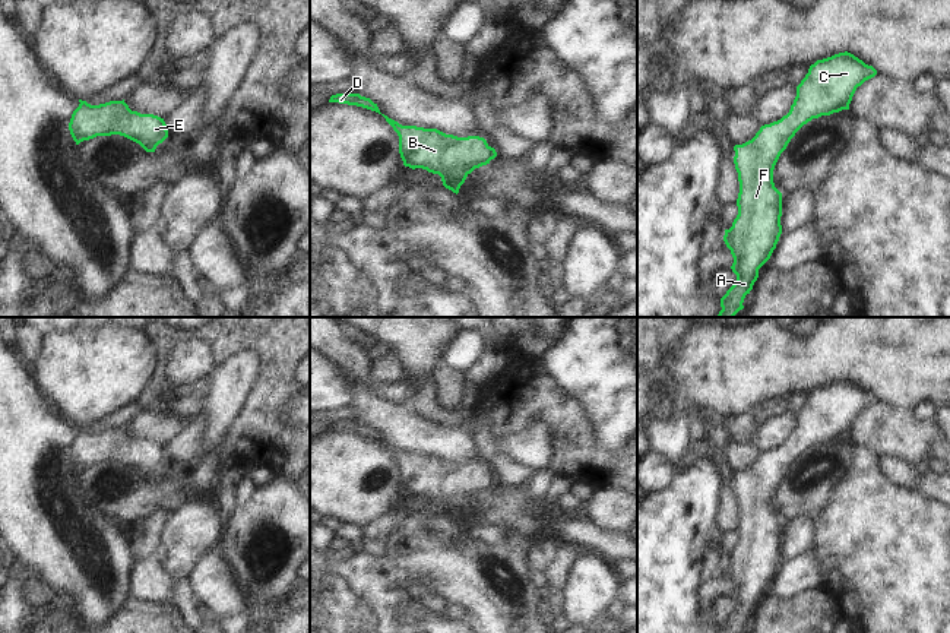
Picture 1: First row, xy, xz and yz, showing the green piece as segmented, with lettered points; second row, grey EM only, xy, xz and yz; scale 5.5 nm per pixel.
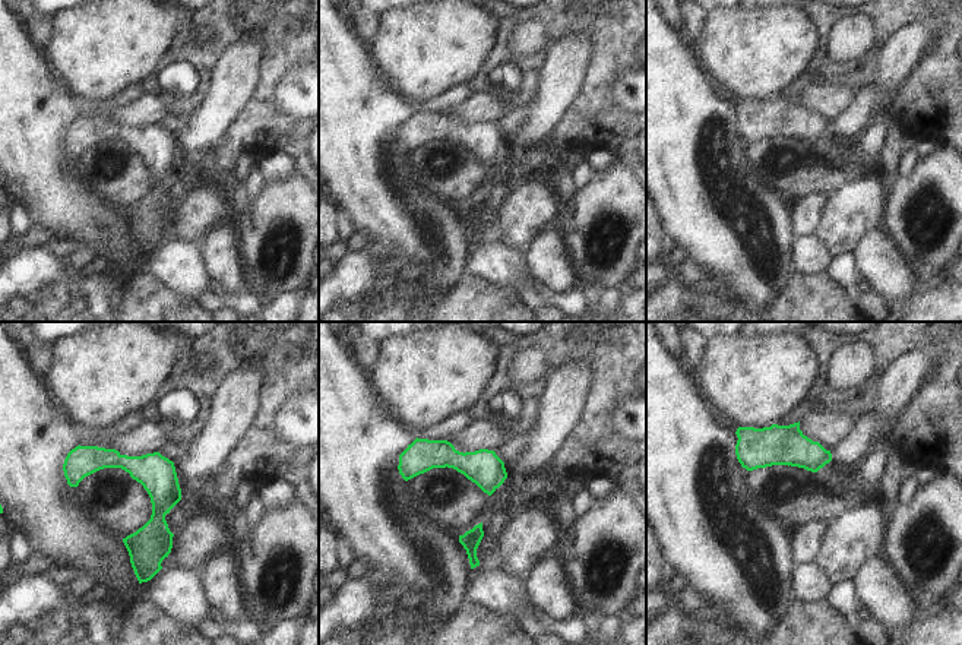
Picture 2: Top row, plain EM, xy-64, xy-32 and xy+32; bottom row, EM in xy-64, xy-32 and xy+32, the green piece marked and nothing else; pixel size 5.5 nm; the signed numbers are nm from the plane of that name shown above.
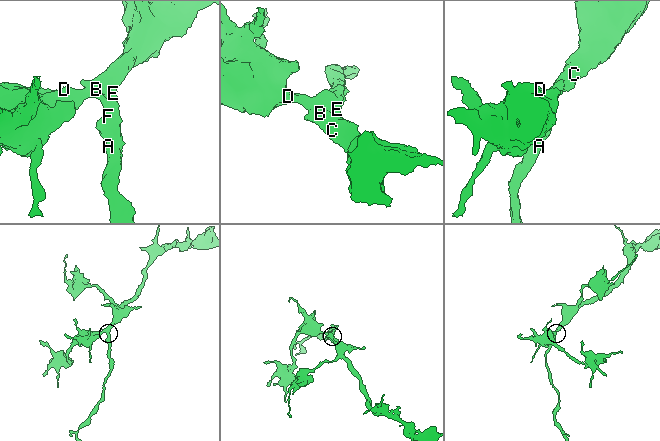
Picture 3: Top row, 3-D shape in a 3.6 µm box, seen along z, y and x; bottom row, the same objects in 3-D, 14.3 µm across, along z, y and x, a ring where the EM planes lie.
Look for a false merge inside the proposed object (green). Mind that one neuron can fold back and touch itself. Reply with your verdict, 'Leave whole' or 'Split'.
Leave whole

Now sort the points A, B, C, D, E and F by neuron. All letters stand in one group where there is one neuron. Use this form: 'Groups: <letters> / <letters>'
Groups: A B C D E F

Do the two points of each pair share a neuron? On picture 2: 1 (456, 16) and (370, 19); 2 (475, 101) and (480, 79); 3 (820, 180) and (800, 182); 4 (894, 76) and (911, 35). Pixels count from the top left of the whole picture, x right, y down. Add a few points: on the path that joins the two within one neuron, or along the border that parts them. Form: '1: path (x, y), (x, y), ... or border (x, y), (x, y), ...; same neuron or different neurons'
1: border (379, 15), (379, 28), (367, 46); different neurons
2: border (486, 88), (472, 92); different neurons
3: path (816, 180), (804, 180); same neuron
4: path (894, 66), (905, 46); same neuron

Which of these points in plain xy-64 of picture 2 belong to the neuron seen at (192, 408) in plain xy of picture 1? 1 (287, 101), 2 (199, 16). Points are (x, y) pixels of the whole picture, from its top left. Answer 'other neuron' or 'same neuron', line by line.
1: other neuron
2: same neuron

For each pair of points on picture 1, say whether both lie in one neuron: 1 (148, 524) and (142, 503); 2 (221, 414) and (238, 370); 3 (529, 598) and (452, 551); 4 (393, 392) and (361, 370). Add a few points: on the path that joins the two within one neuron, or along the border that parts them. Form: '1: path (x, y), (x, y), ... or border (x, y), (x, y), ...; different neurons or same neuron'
1: border (168, 513), (164, 509), (155, 509), (127, 529); different neurons
2: path (222, 404), (233, 380); same neuron
3: path (510, 604), (471, 570); same neuron
4: path (385, 391), (374, 388), (366, 379); same neuron

